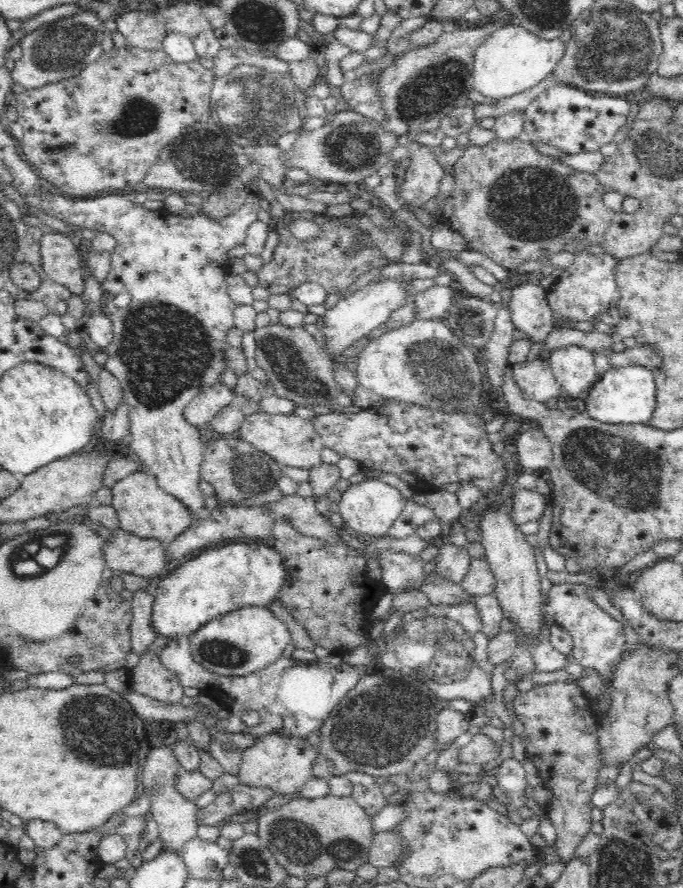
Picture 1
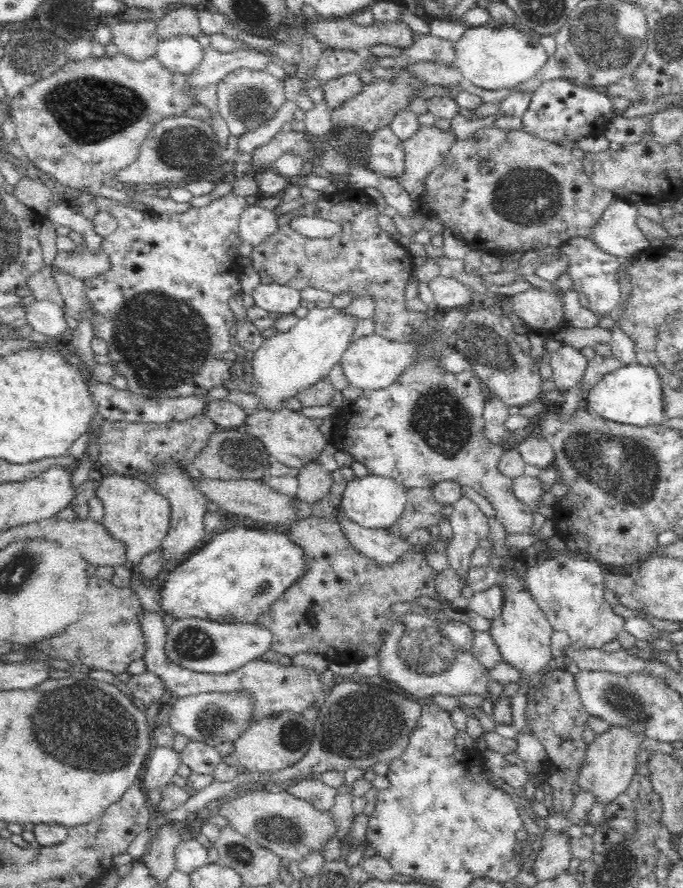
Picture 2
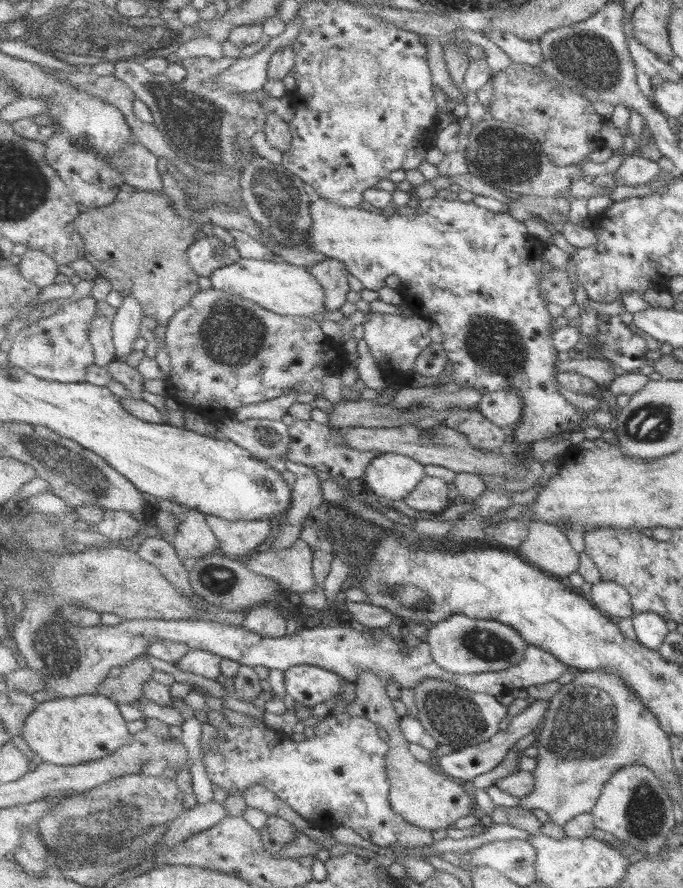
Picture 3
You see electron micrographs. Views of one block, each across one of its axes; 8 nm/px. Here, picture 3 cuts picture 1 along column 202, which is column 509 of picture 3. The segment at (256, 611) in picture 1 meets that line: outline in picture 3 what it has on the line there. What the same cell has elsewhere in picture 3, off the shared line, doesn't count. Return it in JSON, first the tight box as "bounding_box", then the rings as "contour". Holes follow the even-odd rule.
{"bounding_box":[425,615,530,675],"contour":[[[454,615],[438,623],[429,630],[425,639],[438,666],[462,675],[506,671],[524,661],[526,649],[530,646],[520,632],[516,632],[516,628],[510,628],[504,622],[474,619],[466,615]]]}

